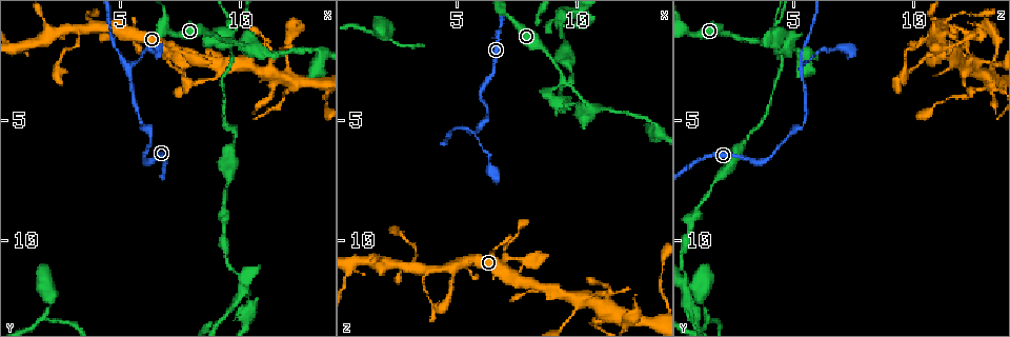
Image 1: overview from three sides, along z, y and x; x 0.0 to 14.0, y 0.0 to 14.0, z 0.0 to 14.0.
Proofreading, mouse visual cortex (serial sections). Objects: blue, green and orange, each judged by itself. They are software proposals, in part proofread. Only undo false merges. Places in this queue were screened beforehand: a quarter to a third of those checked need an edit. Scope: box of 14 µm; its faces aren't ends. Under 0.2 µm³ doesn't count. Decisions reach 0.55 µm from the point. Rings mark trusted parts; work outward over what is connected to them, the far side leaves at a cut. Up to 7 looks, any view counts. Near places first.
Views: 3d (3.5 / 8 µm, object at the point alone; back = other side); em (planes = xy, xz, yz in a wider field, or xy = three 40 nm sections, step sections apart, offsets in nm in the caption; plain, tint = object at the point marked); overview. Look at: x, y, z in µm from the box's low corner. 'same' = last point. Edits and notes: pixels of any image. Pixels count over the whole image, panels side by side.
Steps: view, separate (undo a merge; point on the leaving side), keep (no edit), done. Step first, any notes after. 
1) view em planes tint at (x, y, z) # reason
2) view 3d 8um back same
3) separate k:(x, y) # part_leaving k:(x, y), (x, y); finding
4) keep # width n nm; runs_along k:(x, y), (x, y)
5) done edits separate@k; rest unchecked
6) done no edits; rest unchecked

view 3d 3.5um at (9.3, 1.7, 4.3) # calibre changes

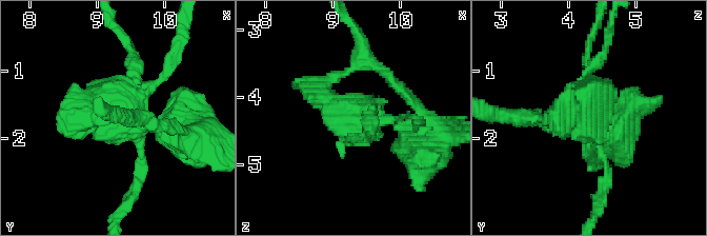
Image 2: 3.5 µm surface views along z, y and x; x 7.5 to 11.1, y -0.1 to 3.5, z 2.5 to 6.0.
view em xy step 3 tint at (9.15, 1.70, 4.25)

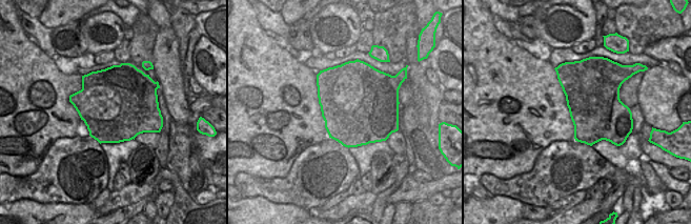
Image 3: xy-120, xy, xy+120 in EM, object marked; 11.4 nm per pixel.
separate 2:(378, 102) # part_leaving 2:(343, 112), (368, 131); a second cell is stuck on

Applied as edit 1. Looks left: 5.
view overview

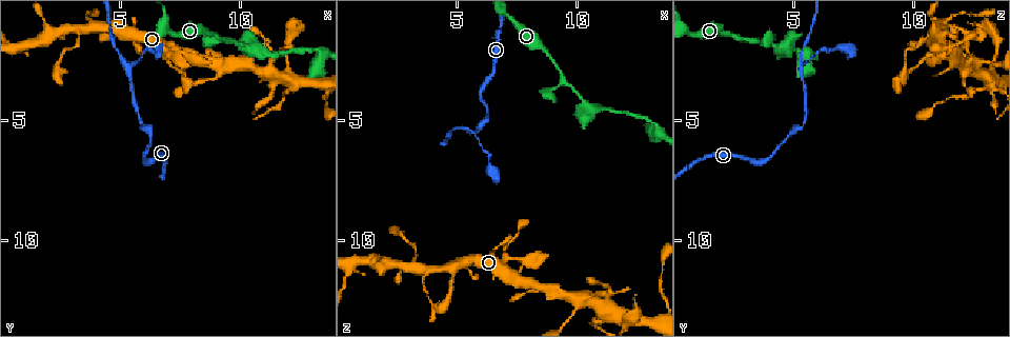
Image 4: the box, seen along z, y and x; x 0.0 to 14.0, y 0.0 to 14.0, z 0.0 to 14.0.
view 3d 3.5um at (5.5, 2.9, 5.3) # sharp bend

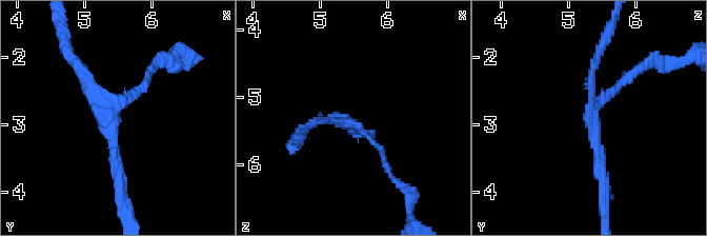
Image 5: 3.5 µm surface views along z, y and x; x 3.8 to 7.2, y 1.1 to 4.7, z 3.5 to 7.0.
view em planes tint at (5.40, 2.85, 5.35)

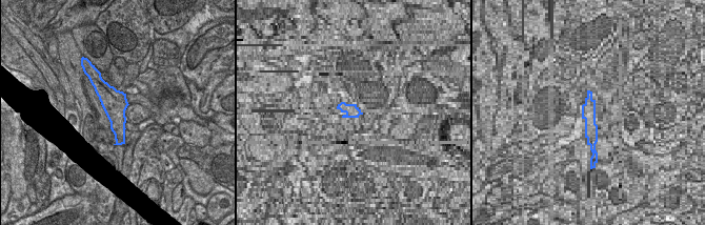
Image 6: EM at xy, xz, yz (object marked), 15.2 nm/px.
keep # runs_along 5:(602, 182), (591, 112), (631, 73); continuous, no second cell

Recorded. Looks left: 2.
view 3d 8um back at (10.0, 2.6, 12.8) # arms part here

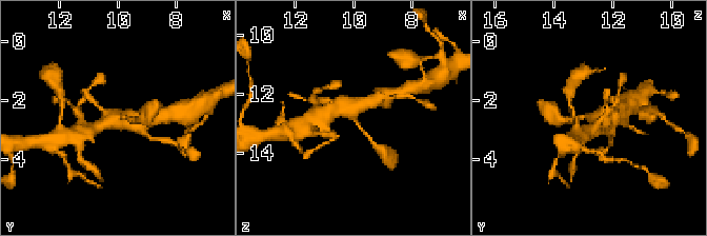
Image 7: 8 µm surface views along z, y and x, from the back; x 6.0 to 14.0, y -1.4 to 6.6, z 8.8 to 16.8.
view em planes tint at (10.0, 2.5, 12.7)

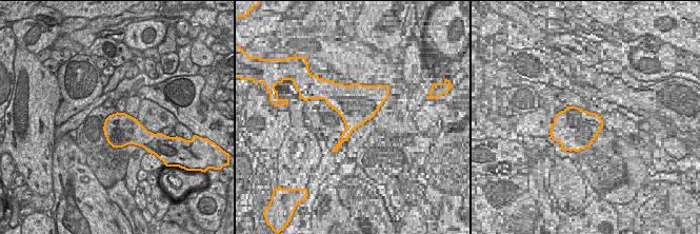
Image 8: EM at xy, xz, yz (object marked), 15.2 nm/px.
keep # runs_along 7:(381, 96), (326, 116); all the same cell

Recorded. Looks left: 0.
done edits separate@2; rest unchecked

